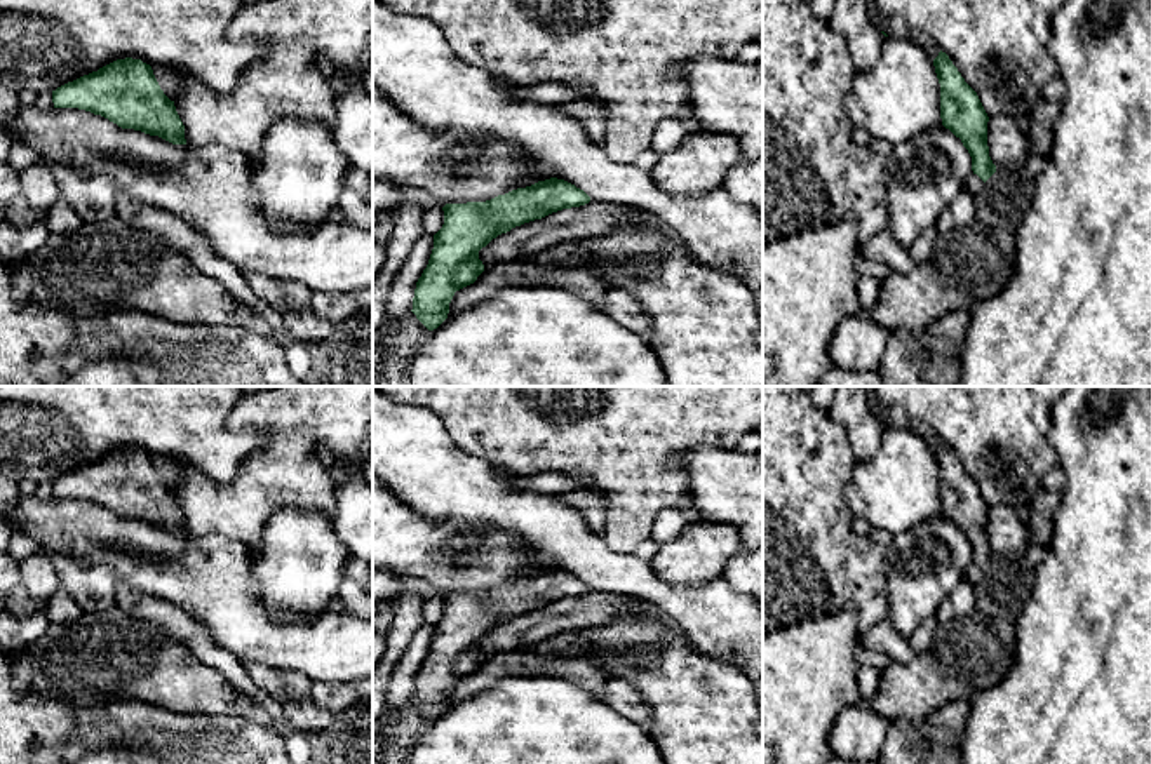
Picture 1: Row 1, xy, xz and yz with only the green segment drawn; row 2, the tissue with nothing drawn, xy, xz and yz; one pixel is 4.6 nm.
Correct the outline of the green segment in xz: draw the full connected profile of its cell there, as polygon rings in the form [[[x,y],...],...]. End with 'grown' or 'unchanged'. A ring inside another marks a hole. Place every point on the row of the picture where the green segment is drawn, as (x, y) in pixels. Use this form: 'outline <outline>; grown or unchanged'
outline [[[550,178],[486,202],[446,204],[444,225],[434,235],[434,249],[416,282],[411,312],[428,331],[437,329],[448,318],[454,292],[474,284],[484,271],[479,259],[482,247],[515,226],[589,202],[583,190]]]; unchanged

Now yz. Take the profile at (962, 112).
outline [[[939,52],[933,66],[940,84],[942,125],[961,139],[972,157],[973,172],[968,176],[966,188],[975,197],[996,172],[987,146],[989,117],[977,92],[965,82],[946,52]]]; grown

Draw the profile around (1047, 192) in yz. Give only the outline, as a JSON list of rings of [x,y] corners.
[[[1066,0],[1052,16],[1048,54],[1059,68],[1066,85],[1062,111],[1053,127],[1052,150],[1041,172],[1034,178],[1034,195],[1022,225],[1013,230],[1015,271],[1010,282],[993,298],[970,308],[970,325],[959,357],[959,379],[956,386],[1151,386],[1151,3],[1149,0]]]

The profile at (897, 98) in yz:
[[[909,35],[885,37],[878,63],[858,71],[845,113],[872,139],[892,144],[942,124],[933,59]]]

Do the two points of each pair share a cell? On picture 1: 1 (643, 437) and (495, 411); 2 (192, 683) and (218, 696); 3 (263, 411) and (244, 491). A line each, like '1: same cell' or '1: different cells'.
1: same cell
2: same cell
3: same cell

